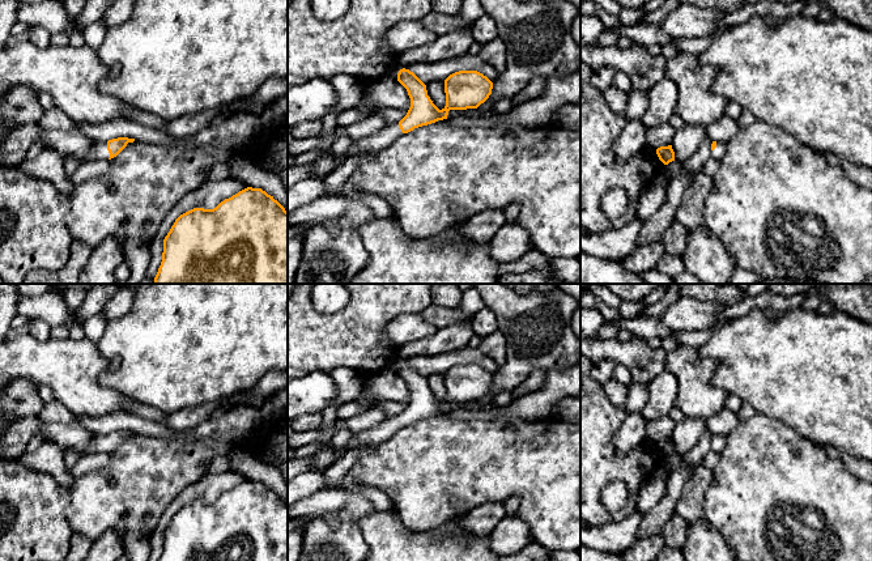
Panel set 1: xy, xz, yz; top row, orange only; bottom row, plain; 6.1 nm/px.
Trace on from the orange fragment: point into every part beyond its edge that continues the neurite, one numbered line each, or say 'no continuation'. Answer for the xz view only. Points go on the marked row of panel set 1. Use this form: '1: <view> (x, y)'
1: xz (330, 160)

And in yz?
1: yz (718, 153)

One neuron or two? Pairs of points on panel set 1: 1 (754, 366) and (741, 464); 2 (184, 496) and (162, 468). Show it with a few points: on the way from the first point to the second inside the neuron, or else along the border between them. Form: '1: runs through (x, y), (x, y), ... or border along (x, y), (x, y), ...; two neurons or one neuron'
1: border along (756, 412), (781, 420), (785, 424); two neurons
2: border along (207, 474), (190, 484), (161, 514); two neurons

